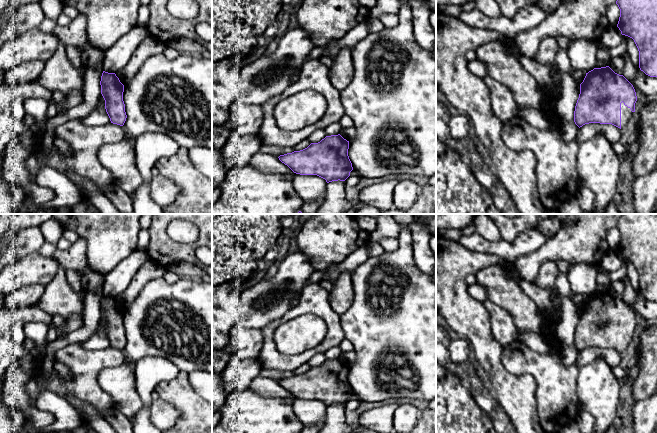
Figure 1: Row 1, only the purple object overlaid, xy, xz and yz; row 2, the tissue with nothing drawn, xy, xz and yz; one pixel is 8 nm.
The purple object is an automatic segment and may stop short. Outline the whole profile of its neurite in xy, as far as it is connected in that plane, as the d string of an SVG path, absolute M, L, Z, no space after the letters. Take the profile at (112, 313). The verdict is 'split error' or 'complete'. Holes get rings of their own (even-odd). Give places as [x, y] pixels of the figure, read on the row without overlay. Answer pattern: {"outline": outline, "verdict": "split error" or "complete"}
{"outline": "M105 295L102 297L100 309L111 347L123 350L127 342L123 325L124 309L115 297Z", "verdict": "complete"}

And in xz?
{"outline": "M338 358L326 360L303 374L280 379L278 382L296 398L317 399L327 407L345 405L353 394L348 373L349 365Z", "verdict": "complete"}

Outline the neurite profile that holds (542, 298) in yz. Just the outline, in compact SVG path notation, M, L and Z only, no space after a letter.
M519 277L518 284L524 293L535 303L543 318L559 321L562 310L553 304L552 294L548 290L521 277Z

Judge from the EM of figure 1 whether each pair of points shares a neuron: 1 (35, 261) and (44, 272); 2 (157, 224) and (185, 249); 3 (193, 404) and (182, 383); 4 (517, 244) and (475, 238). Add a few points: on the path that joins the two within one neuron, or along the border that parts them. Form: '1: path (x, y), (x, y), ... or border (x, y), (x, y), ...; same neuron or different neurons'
1: path (36, 264), (41, 269); same neuron
2: path (158, 233), (176, 249); same neuron
3: path (188, 399), (182, 393), (182, 388); same neuron
4: path (507, 247), (485, 246); same neuron

